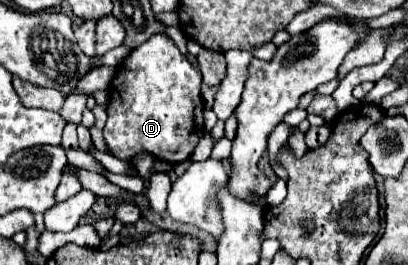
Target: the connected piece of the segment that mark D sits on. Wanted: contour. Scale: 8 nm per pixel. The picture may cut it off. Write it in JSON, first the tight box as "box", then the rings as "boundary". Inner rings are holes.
{"box":[103,34,205,176],"boundary":[[[155,34],[139,48],[131,50],[131,54],[117,66],[115,76],[109,84],[109,106],[107,106],[107,124],[103,128],[103,138],[111,156],[127,162],[133,166],[131,174],[135,176],[133,158],[141,152],[153,154],[157,160],[179,164],[187,160],[201,136],[205,134],[203,128],[203,98],[201,98],[201,76],[193,68],[193,64],[179,52],[171,38],[165,34]]]}

